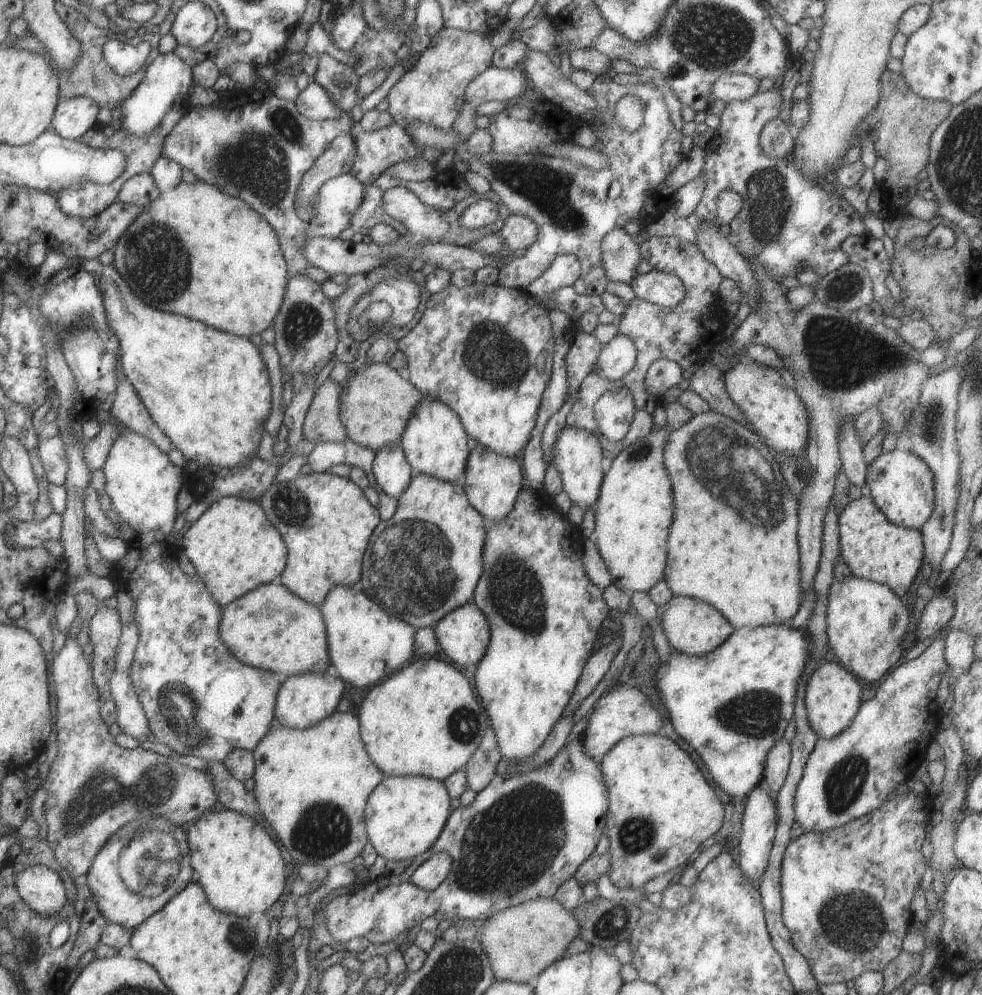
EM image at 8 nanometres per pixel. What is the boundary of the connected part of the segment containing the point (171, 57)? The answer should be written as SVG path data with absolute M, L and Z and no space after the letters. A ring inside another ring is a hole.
M174 51L167 54L159 53L152 64L148 65L140 84L121 104L121 130L139 137L150 135L162 124L162 119L167 111L171 109L171 106L174 106L174 104L188 104L190 100L188 100L189 96L186 92L195 84L192 79L192 69Z

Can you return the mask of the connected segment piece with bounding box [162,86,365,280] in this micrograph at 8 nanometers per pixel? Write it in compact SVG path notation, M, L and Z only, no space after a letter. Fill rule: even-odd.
M255 87L250 90L234 89L221 93L221 104L218 107L193 107L188 114L179 118L178 124L166 135L163 152L169 159L175 160L184 168L191 170L197 180L213 184L232 196L241 198L256 212L259 212L277 232L284 258L287 262L289 280L293 276L314 276L310 270L303 249L307 240L312 237L335 239L343 230L351 227L351 218L361 207L365 199L365 184L361 183L351 172L327 180L320 186L317 200L313 207L317 214L310 221L303 221L296 212L297 190L302 177L310 170L316 160L328 150L330 143L342 133L350 133L359 124L352 114L342 115L337 119L309 119L300 114L296 103L281 99L272 89Z

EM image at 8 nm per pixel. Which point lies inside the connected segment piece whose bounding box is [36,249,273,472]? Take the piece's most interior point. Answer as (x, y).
(209, 391)

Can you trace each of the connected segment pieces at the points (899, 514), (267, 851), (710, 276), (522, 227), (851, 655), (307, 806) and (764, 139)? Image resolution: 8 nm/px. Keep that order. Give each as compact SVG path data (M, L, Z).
M905 446L881 454L869 465L867 486L871 490L871 498L877 507L894 524L905 529L921 528L932 516L935 507L935 476L932 469L915 452Z
M224 808L219 812L206 811L198 820L187 824L185 829L195 881L203 886L207 899L214 908L248 918L254 912L266 912L280 898L286 888L289 867L284 864L275 838L262 827L262 821Z
M676 236L652 237L640 245L642 259L654 269L667 270L683 277L687 293L680 304L666 308L635 297L628 301L620 317L619 332L628 335L635 344L637 359L626 378L636 378L636 390L640 390L640 416L636 418L636 430L630 430L628 442L645 437L656 428L649 408L654 398L645 387L645 378L650 365L658 359L676 361L684 372L690 366L697 366L712 358L716 346L726 340L726 317L720 293L723 276L718 268L708 262L699 246L690 241L681 241Z
M510 215L498 232L505 240L505 248L514 251L534 244L538 233L539 228L532 218L522 215Z
M852 576L842 582L833 580L827 607L828 645L834 649L836 658L858 678L882 681L902 658L902 638L910 626L908 609L900 597L886 585Z
M349 710L345 713L334 711L332 715L327 716L318 724L305 729L290 728L275 722L267 732L267 735L264 735L264 738L260 740L253 750L255 760L255 773L253 776L255 789L253 793L255 794L258 808L261 811L263 820L266 820L272 826L272 830L276 834L275 838L278 838L280 844L288 850L288 854L293 858L295 866L320 865L329 869L336 865L350 863L356 856L362 854L364 846L369 842L365 823L365 808L370 793L385 776L370 758L366 747L362 744L362 740L360 740L360 722L358 722L358 716L354 716L354 714L357 714L355 710Z
M775 117L762 129L759 145L766 156L790 159L795 145L794 137L787 122Z

